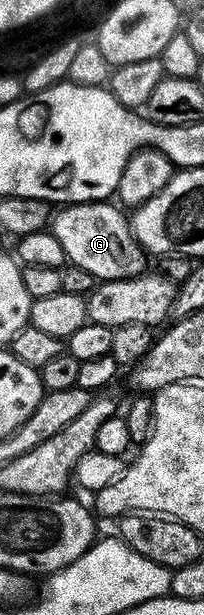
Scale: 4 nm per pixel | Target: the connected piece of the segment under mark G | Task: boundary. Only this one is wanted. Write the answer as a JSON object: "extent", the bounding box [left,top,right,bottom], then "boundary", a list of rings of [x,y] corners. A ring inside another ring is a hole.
{"extent":[50,201,149,282],"boundary":[[[87,201],[86,203],[57,208],[51,214],[50,231],[54,235],[54,239],[58,239],[58,243],[62,243],[65,262],[69,266],[72,264],[74,268],[81,269],[82,272],[96,277],[97,282],[136,277],[149,268],[149,254],[141,249],[136,242],[136,238],[133,237],[129,218],[127,216],[123,217],[119,213],[121,210],[115,204],[113,205],[108,201]]]}

